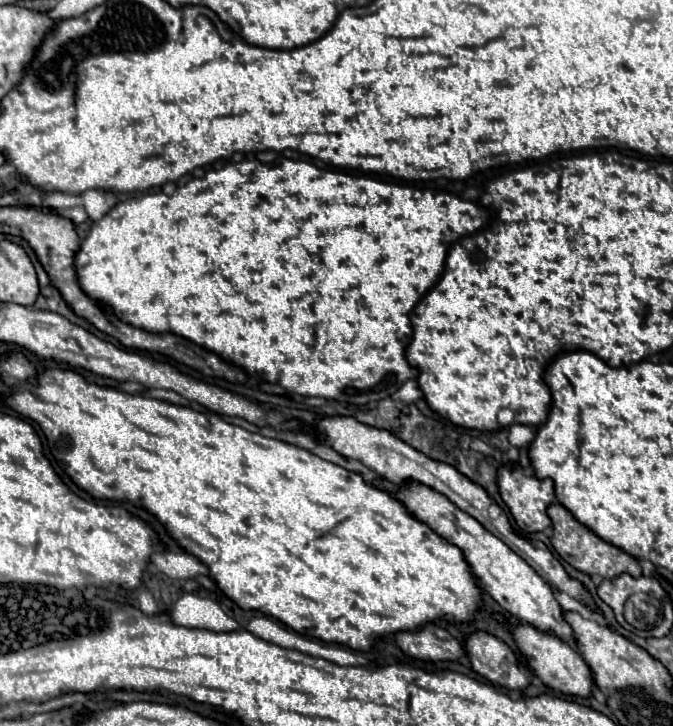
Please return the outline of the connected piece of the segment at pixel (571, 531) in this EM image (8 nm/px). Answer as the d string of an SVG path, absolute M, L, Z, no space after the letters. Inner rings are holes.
M558 502L552 504L548 508L548 516L552 520L552 530L554 530L554 536L552 536L554 550L560 554L560 558L564 558L576 570L586 572L586 574L598 574L602 578L616 578L624 572L628 572L634 578L642 576L642 568L640 568L636 558L632 558L624 550L620 550L614 544L610 544L610 542L602 540L600 536L596 536L590 528L580 524L562 504L558 504Z

